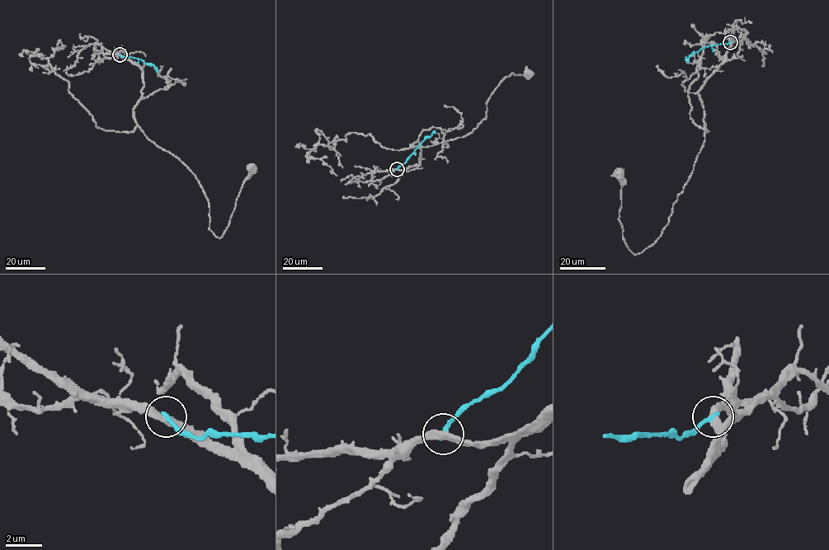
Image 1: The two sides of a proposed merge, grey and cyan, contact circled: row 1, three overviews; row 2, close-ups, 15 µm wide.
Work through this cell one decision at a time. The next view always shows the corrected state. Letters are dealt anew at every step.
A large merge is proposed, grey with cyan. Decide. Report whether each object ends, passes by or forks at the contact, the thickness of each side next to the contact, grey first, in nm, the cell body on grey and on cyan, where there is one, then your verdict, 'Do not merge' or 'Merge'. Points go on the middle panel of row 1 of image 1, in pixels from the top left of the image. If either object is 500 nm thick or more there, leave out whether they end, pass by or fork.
At the ring grey passes by. At the ring cyan ends. Thickness 400 nm (grey) against 280 nm. Soma of grey: (529, 73). Soma of cyan: none. Do not merge

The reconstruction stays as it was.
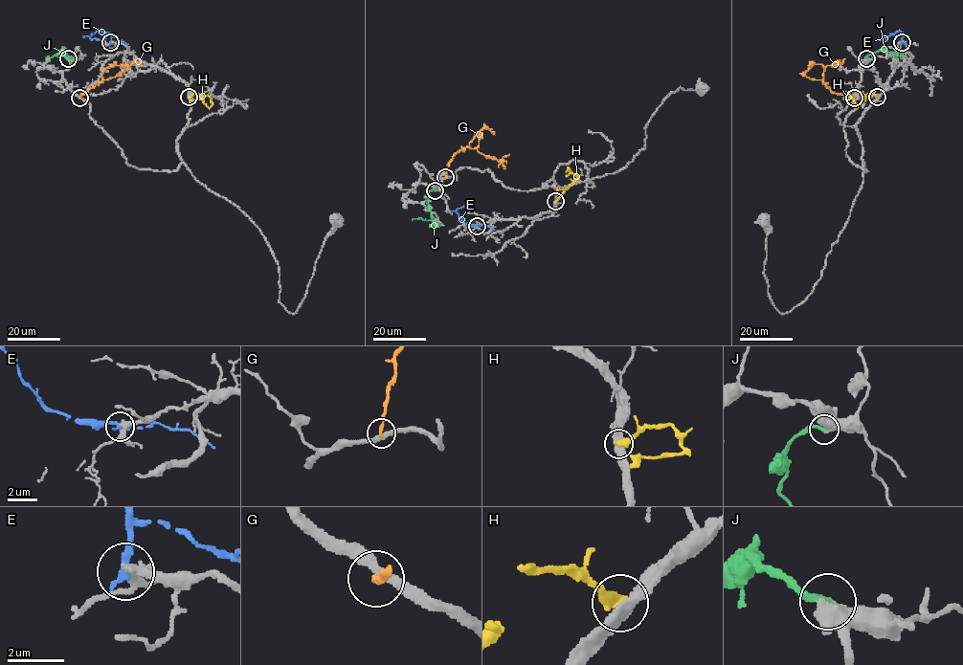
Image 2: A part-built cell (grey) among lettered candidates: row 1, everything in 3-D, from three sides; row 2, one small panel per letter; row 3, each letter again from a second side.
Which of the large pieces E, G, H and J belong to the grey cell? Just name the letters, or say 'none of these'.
J

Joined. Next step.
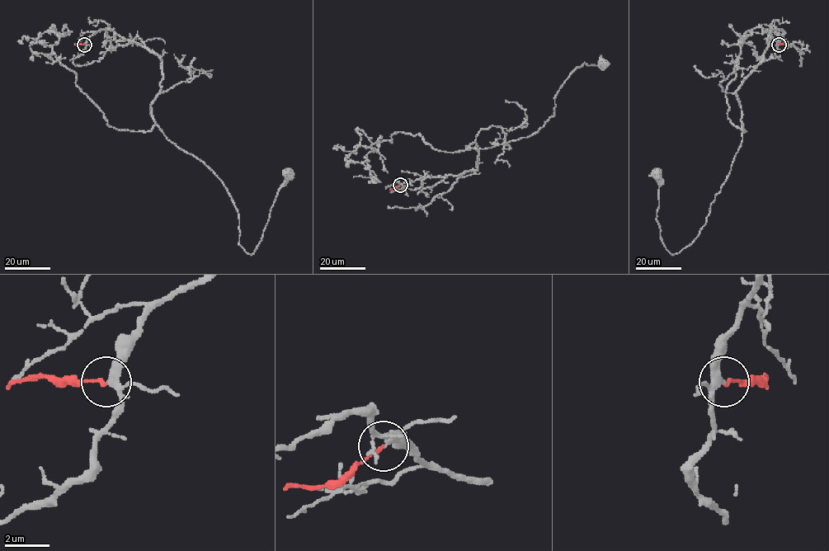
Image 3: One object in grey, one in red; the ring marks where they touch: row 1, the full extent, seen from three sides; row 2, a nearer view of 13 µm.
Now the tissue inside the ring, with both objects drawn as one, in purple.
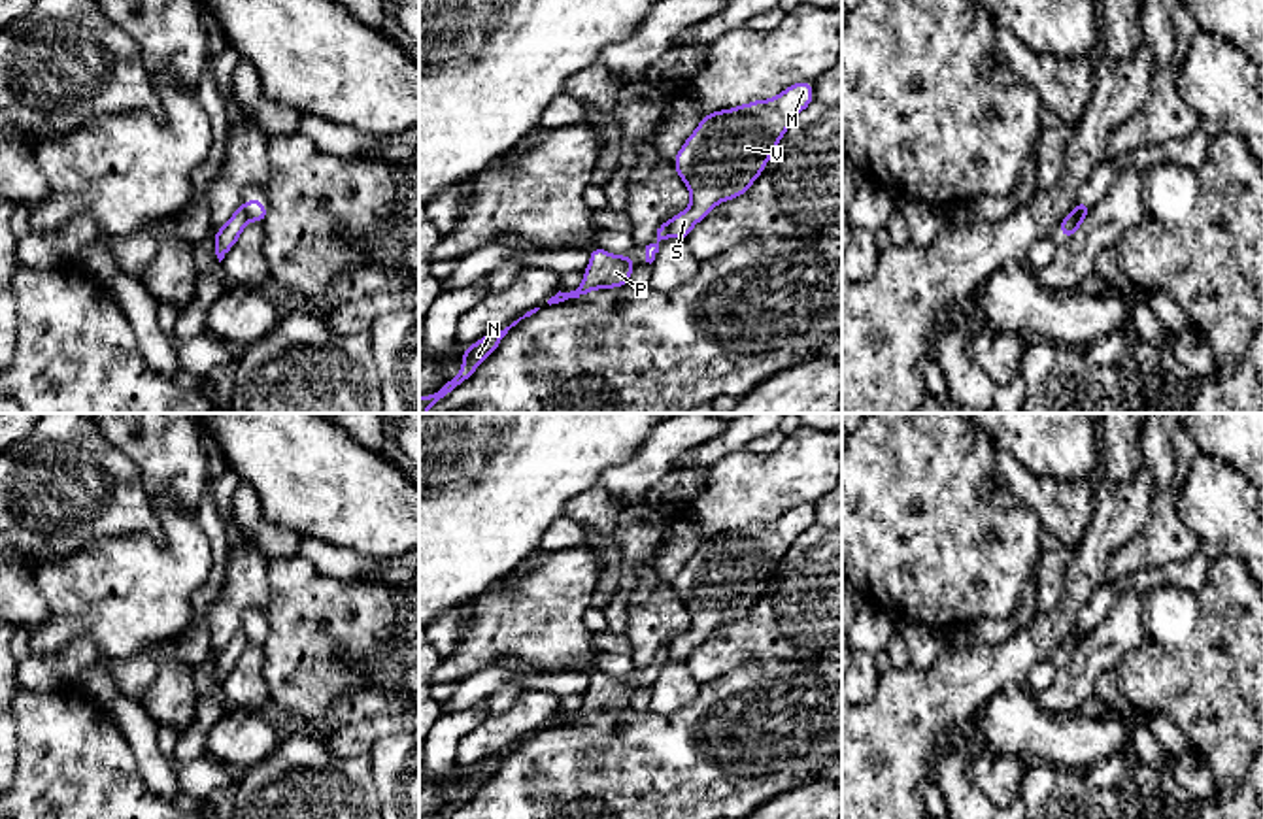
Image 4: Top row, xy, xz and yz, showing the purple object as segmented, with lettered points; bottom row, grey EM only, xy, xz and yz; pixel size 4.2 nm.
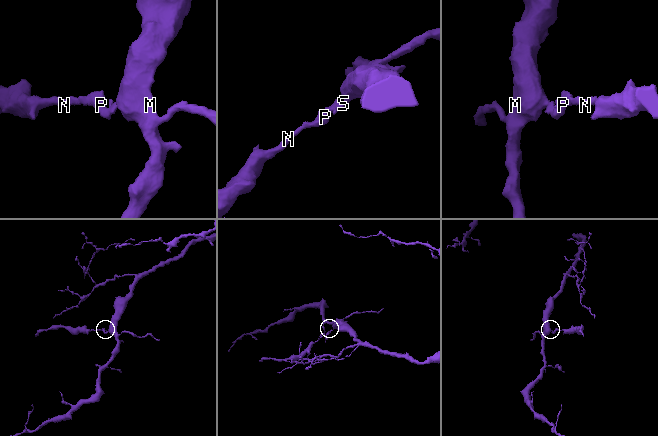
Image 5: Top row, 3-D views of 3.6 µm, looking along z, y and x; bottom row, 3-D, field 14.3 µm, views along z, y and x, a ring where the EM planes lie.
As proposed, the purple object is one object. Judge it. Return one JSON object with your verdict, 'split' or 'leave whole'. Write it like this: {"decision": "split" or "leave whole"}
{"decision": "split"}

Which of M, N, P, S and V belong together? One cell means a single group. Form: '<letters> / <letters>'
M S V / N P

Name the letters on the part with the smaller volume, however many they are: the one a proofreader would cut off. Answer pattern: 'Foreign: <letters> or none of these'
Foreign: N, P

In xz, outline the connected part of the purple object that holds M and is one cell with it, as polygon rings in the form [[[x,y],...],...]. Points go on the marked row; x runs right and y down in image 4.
[[[800,81],[776,98],[704,115],[674,159],[691,204],[668,221],[668,238],[685,240],[719,202],[744,194],[812,100],[812,83]]]

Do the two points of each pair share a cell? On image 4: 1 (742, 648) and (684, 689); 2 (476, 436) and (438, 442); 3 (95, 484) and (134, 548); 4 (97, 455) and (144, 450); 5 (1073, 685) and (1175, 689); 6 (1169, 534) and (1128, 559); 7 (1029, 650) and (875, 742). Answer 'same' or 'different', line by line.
1: different
2: same
3: different
4: different
5: different
6: same
7: same

